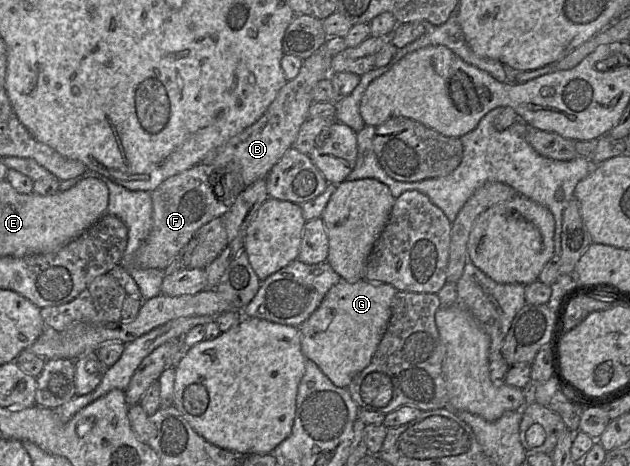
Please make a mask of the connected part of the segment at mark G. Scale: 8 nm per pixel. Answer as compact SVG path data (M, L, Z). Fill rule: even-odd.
M343 279L332 286L319 307L298 326L303 355L315 362L337 387L346 388L366 368L380 343L391 317L391 304L397 290L390 284L373 284L367 280L349 283Z

